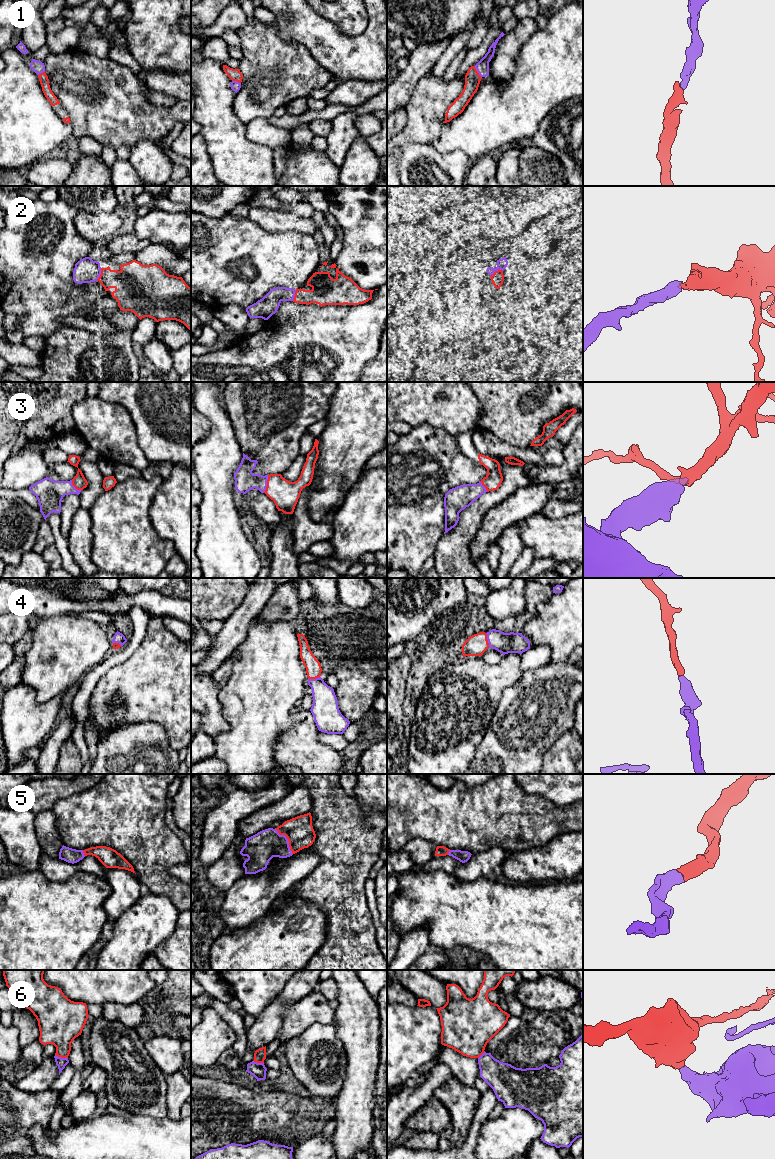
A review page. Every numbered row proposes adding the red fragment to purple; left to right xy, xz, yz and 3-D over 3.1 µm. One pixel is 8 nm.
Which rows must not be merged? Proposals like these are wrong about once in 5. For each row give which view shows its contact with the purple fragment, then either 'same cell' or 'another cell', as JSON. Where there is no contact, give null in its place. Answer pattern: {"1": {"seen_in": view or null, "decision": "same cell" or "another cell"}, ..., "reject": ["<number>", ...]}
{"1": {"seen_in": "yz", "decision": "same cell"}, "2": {"seen_in": "yz", "decision": "same cell"}, "3": {"seen_in": "xz", "decision": "same cell"}, "4": {"seen_in": "yz", "decision": "same cell"}, "5": {"seen_in": "xz", "decision": "same cell"}, "6": {"seen_in": "xy", "decision": "another cell"}, "reject": ["6"]}

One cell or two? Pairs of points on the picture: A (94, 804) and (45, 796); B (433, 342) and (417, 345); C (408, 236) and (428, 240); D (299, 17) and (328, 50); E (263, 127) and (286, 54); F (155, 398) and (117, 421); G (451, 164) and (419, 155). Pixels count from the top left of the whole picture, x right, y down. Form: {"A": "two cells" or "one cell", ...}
{"A": "two cells", "B": "two cells", "C": "one cell", "D": "one cell", "E": "two cells", "F": "two cells", "G": "one cell"}

